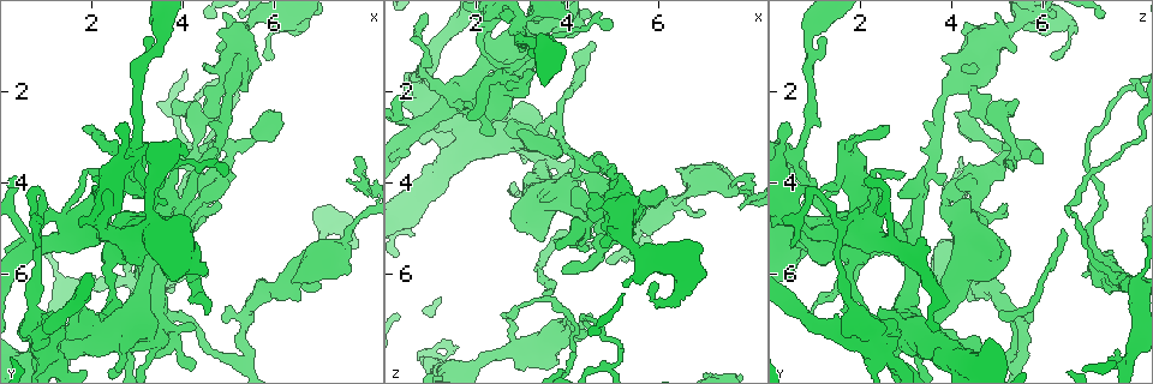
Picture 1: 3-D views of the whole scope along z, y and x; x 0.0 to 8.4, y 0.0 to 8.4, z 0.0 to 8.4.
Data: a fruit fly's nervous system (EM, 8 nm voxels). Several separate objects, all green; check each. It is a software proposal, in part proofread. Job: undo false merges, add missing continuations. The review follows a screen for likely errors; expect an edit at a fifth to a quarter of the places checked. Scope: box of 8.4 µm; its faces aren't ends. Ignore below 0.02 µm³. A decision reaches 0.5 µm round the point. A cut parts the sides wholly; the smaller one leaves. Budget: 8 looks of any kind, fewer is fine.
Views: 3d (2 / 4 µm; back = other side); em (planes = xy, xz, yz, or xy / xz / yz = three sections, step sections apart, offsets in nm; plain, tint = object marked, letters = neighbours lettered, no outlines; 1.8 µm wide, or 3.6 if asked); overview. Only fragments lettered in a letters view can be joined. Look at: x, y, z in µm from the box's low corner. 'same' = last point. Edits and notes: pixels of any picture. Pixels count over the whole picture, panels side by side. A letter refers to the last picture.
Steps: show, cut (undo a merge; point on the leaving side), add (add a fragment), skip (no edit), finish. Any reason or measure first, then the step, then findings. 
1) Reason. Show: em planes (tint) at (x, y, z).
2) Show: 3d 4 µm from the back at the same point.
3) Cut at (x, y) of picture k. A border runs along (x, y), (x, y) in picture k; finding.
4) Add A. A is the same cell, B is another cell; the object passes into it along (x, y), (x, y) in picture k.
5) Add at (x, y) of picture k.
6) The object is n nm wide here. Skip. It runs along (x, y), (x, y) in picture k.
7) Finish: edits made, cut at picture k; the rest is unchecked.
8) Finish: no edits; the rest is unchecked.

Touches itself. Show: 3d 2 µm at (2.75, 3.70, 1.75).

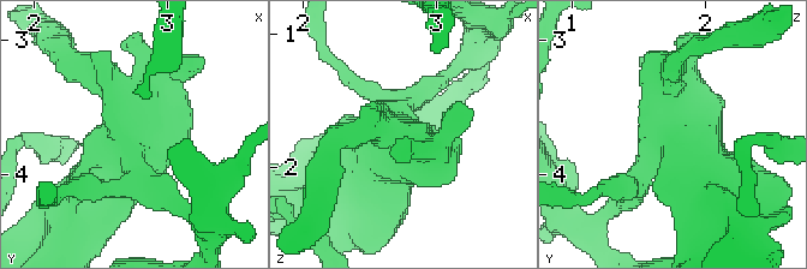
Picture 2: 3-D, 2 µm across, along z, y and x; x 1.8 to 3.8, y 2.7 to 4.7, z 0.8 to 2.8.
Show: em planes (tint) at (2.72, 3.68, 1.80).

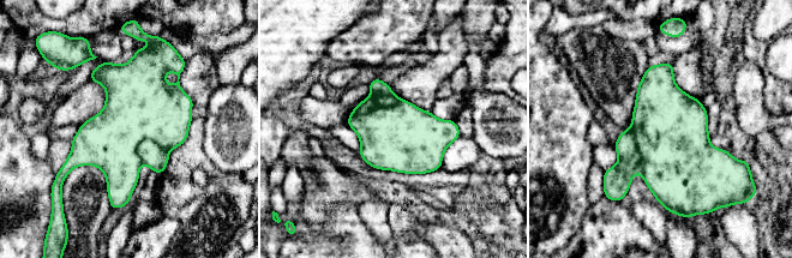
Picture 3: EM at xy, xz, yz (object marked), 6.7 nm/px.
What lies round it. Show: em planes (letters) at the same point.

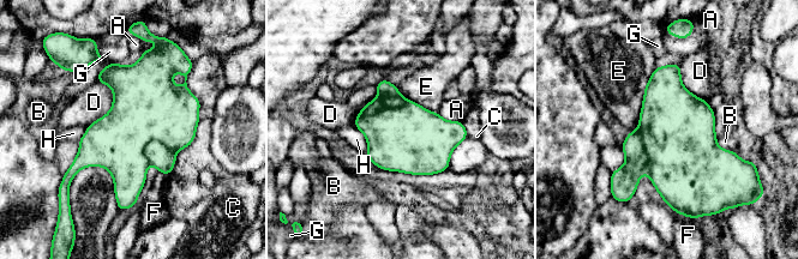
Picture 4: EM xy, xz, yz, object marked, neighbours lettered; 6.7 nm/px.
Cut at (158, 155) of picture 4. A, B, C, D, E, F, G and H are other cells; a border runs along (143, 149), (156, 139), (175, 154) in picture 4; two neurons meet here.

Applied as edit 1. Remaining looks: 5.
Show: overview.

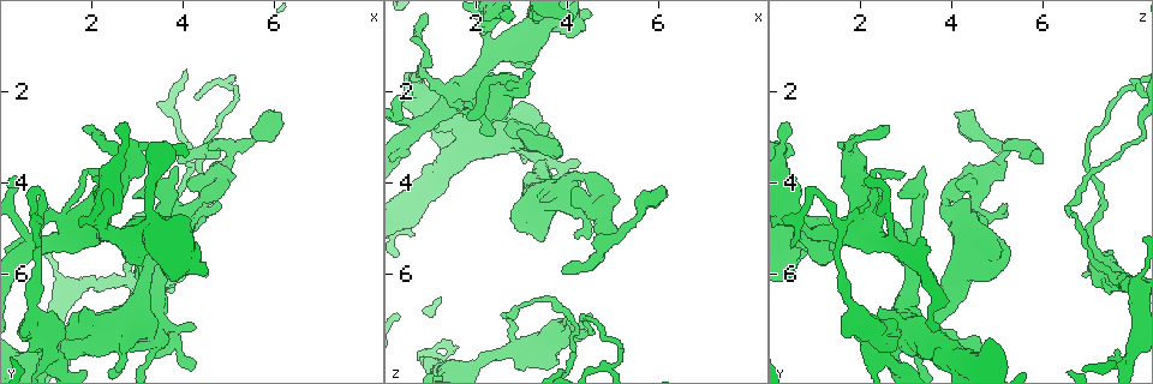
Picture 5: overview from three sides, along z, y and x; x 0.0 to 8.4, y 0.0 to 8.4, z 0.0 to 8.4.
Free end. Show: em xz step 4 (letters) at (4.25, 7.25, 3.55).

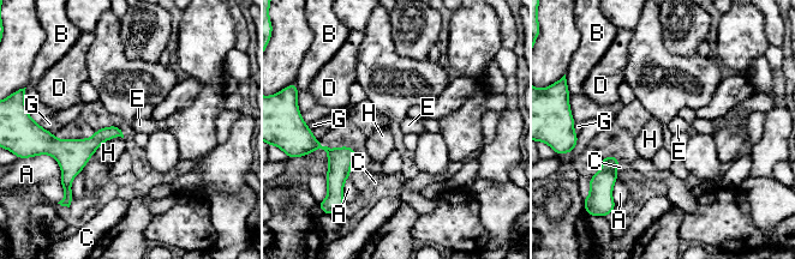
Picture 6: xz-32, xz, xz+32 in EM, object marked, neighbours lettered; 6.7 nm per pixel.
Cut it another way. Show: em planes (letters) at the same point.

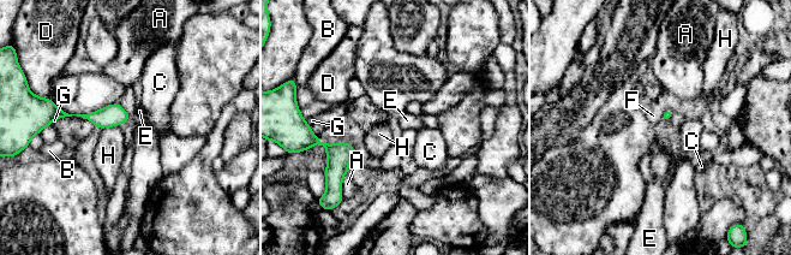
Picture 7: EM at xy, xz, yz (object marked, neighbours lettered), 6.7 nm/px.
Skip. A, B, C, D, E, F, G and H are other cells; no lettered fragment goes on from it.

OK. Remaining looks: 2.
A narrow waist. Show: em planes (tint) at (2.70, 5.45, 7.05).

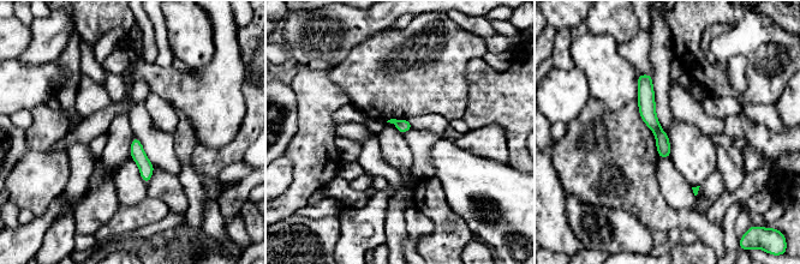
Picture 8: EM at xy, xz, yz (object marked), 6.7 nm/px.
What lies round it. Show: em planes (letters) at the same point.

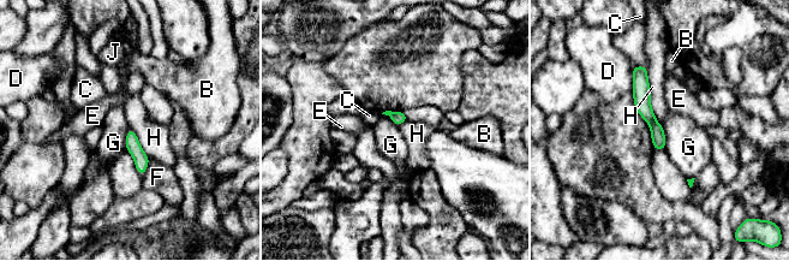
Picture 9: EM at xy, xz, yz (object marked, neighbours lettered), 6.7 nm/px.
Cut at (640, 90) of picture 9. B, C, D, E, F, G, H and J are other cells; a border runs along (656, 120), (650, 125) in picture 9; two neurons meet here.

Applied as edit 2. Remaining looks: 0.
Finish: edits made, cut at picture 4, cut at picture 9; the rest is unchecked.

